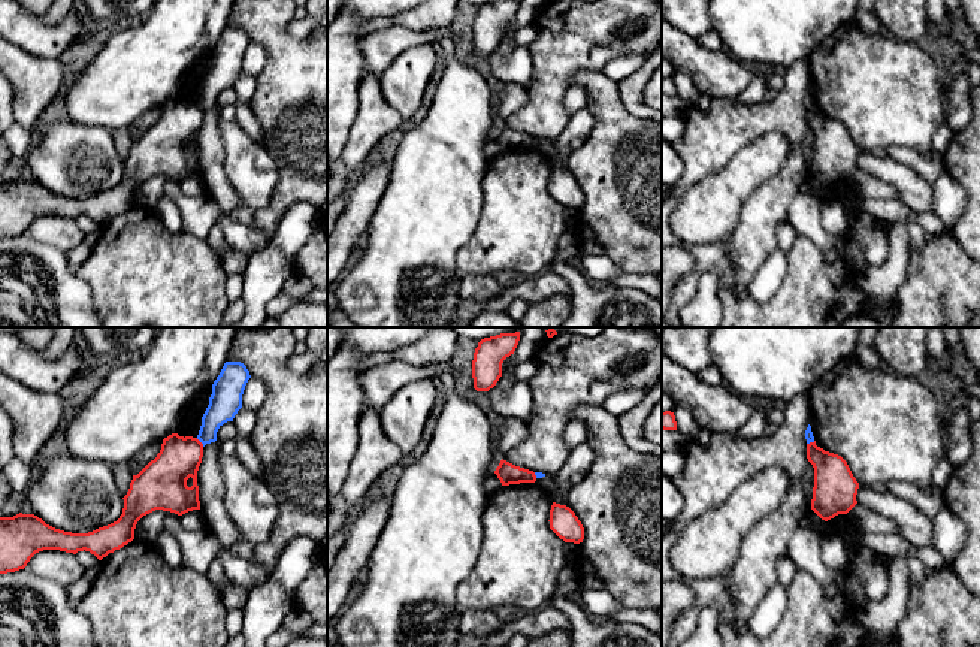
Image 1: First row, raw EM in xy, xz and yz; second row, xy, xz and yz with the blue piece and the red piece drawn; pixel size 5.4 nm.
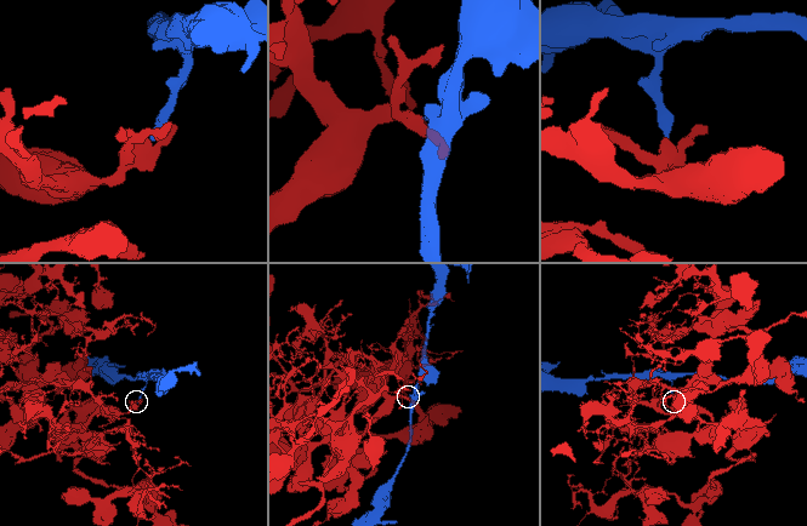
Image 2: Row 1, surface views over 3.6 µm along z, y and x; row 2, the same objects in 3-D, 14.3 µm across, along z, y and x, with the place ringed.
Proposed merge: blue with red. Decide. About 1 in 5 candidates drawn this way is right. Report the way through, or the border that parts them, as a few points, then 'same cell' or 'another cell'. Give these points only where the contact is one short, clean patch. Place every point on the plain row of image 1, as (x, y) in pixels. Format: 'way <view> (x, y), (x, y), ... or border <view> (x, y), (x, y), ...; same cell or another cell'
border xy (196, 103), (203, 111); another cell

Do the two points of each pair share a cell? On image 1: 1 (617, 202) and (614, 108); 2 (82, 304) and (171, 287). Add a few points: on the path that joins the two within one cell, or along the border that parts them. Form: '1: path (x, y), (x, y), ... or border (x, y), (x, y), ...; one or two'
1: path (613, 178), (614, 132); one
2: border (73, 272), (90, 289), (94, 311); two

